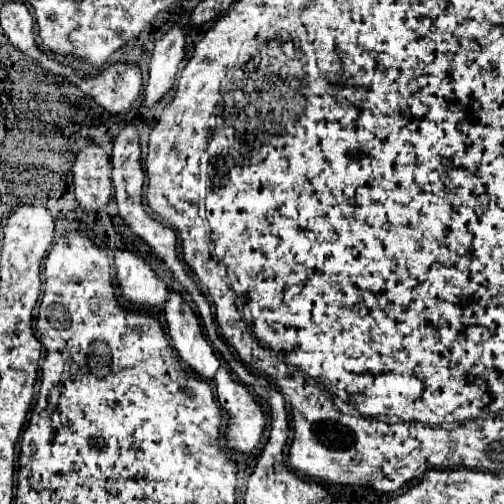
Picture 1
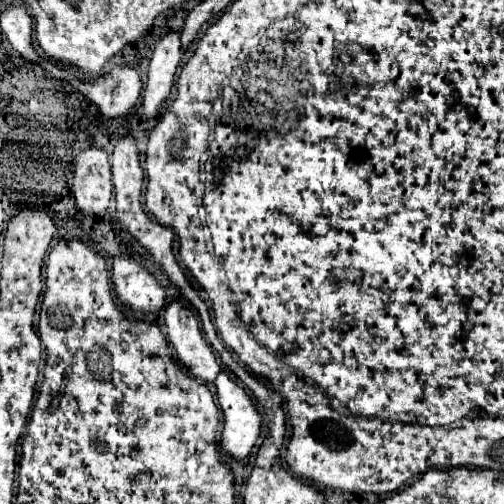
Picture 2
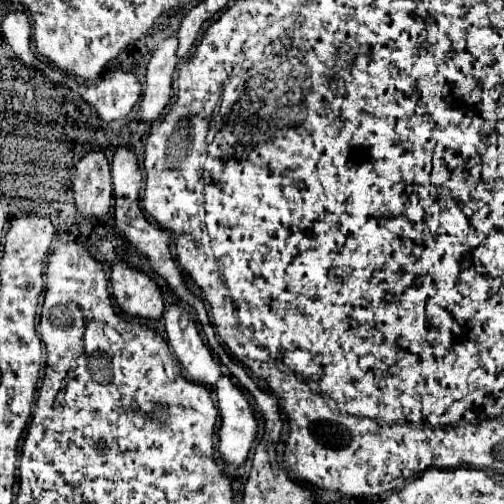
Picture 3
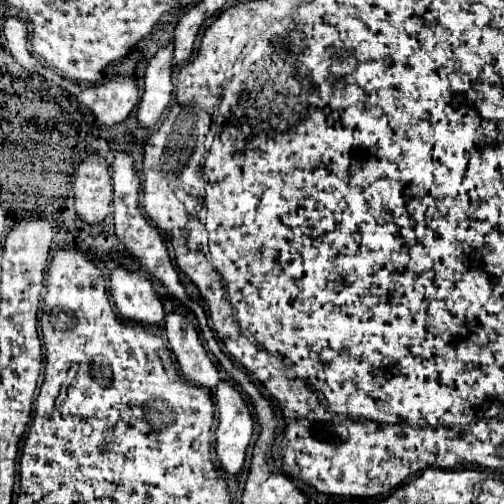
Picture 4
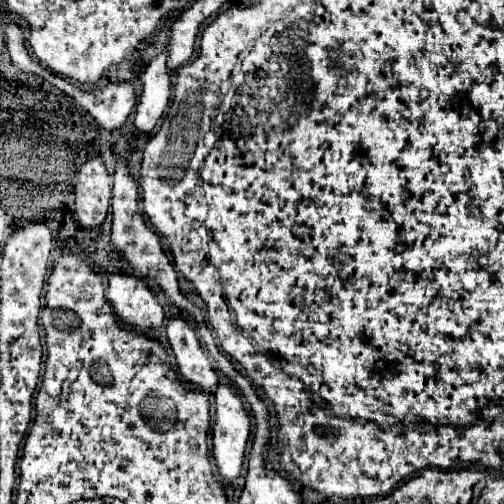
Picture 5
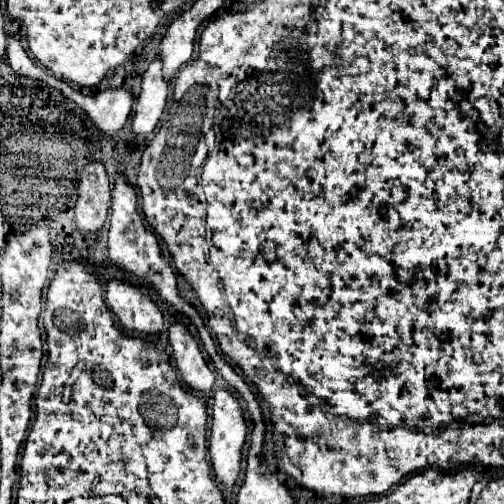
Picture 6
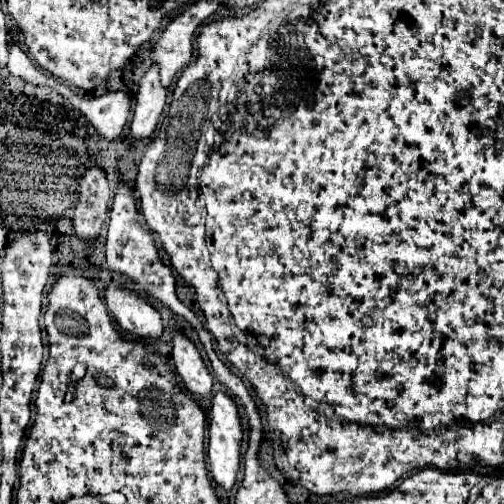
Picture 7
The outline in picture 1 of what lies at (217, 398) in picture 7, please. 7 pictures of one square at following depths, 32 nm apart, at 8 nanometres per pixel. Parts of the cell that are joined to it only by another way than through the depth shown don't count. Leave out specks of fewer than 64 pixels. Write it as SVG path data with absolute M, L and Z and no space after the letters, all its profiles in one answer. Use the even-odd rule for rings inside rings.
M220 366L216 372L216 390L222 408L230 414L230 428L236 442L228 442L230 448L246 454L256 448L266 428L266 414L258 398L234 376Z

